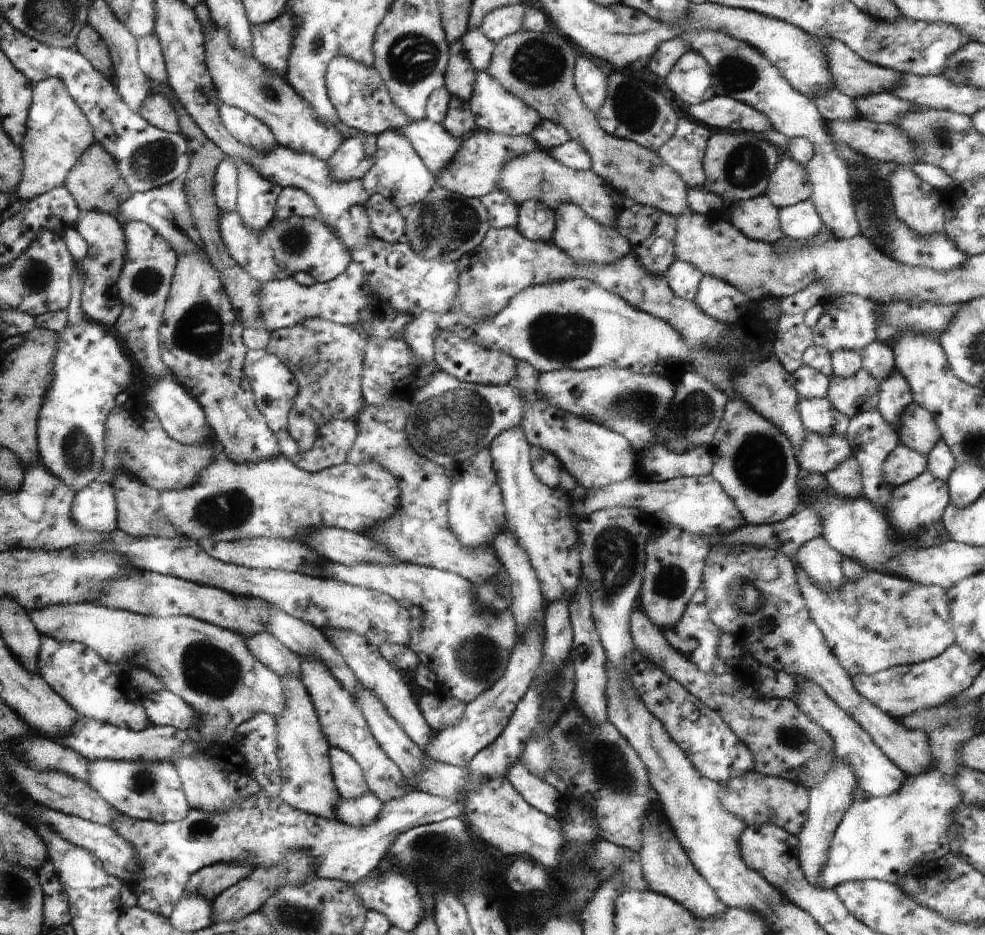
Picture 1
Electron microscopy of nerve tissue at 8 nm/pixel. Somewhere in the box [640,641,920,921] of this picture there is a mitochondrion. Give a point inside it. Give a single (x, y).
(793, 736)

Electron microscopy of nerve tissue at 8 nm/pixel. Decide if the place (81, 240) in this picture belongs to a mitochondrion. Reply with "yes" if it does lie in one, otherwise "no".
no

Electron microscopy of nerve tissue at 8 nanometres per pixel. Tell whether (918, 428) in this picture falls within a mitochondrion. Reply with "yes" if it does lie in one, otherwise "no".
no

